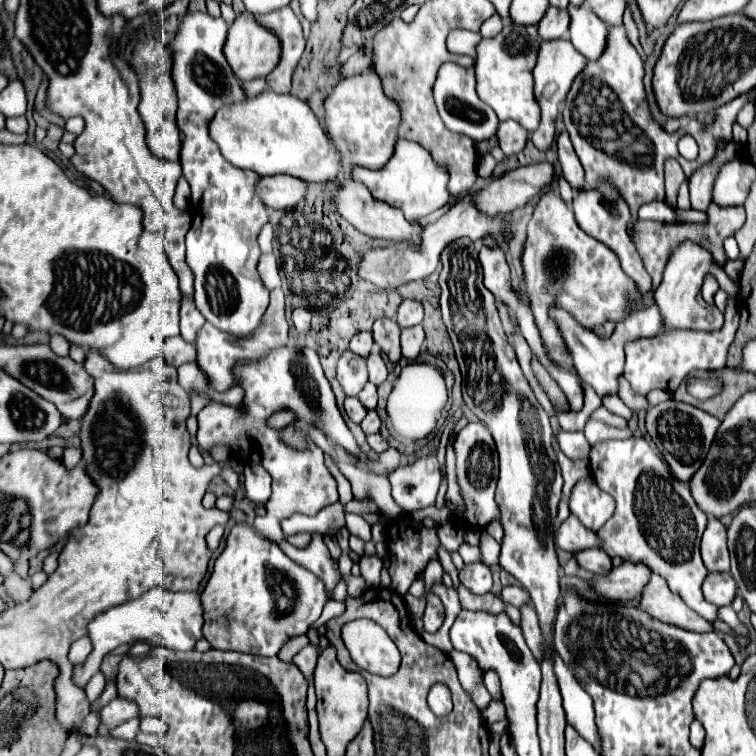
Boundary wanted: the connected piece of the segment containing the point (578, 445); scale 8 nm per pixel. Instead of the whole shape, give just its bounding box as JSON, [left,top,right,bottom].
[550,416,590,458]

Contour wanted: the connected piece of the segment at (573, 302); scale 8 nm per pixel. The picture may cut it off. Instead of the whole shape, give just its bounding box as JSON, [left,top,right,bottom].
[522,192,640,372]

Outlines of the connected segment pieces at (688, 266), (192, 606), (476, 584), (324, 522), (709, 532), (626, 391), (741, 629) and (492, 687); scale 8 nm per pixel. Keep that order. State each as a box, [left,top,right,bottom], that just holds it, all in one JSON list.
[[654,242,724,330],[74,588,202,688],[460,562,492,594],[280,502,355,534],[702,518,730,572],[618,376,648,412],[718,606,748,636],[483,672,502,700]]

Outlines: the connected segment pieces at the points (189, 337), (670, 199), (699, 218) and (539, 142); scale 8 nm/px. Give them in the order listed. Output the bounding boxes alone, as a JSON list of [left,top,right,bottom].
[[180,298,204,344],[664,158,684,206],[674,208,706,222],[532,38,586,150]]

